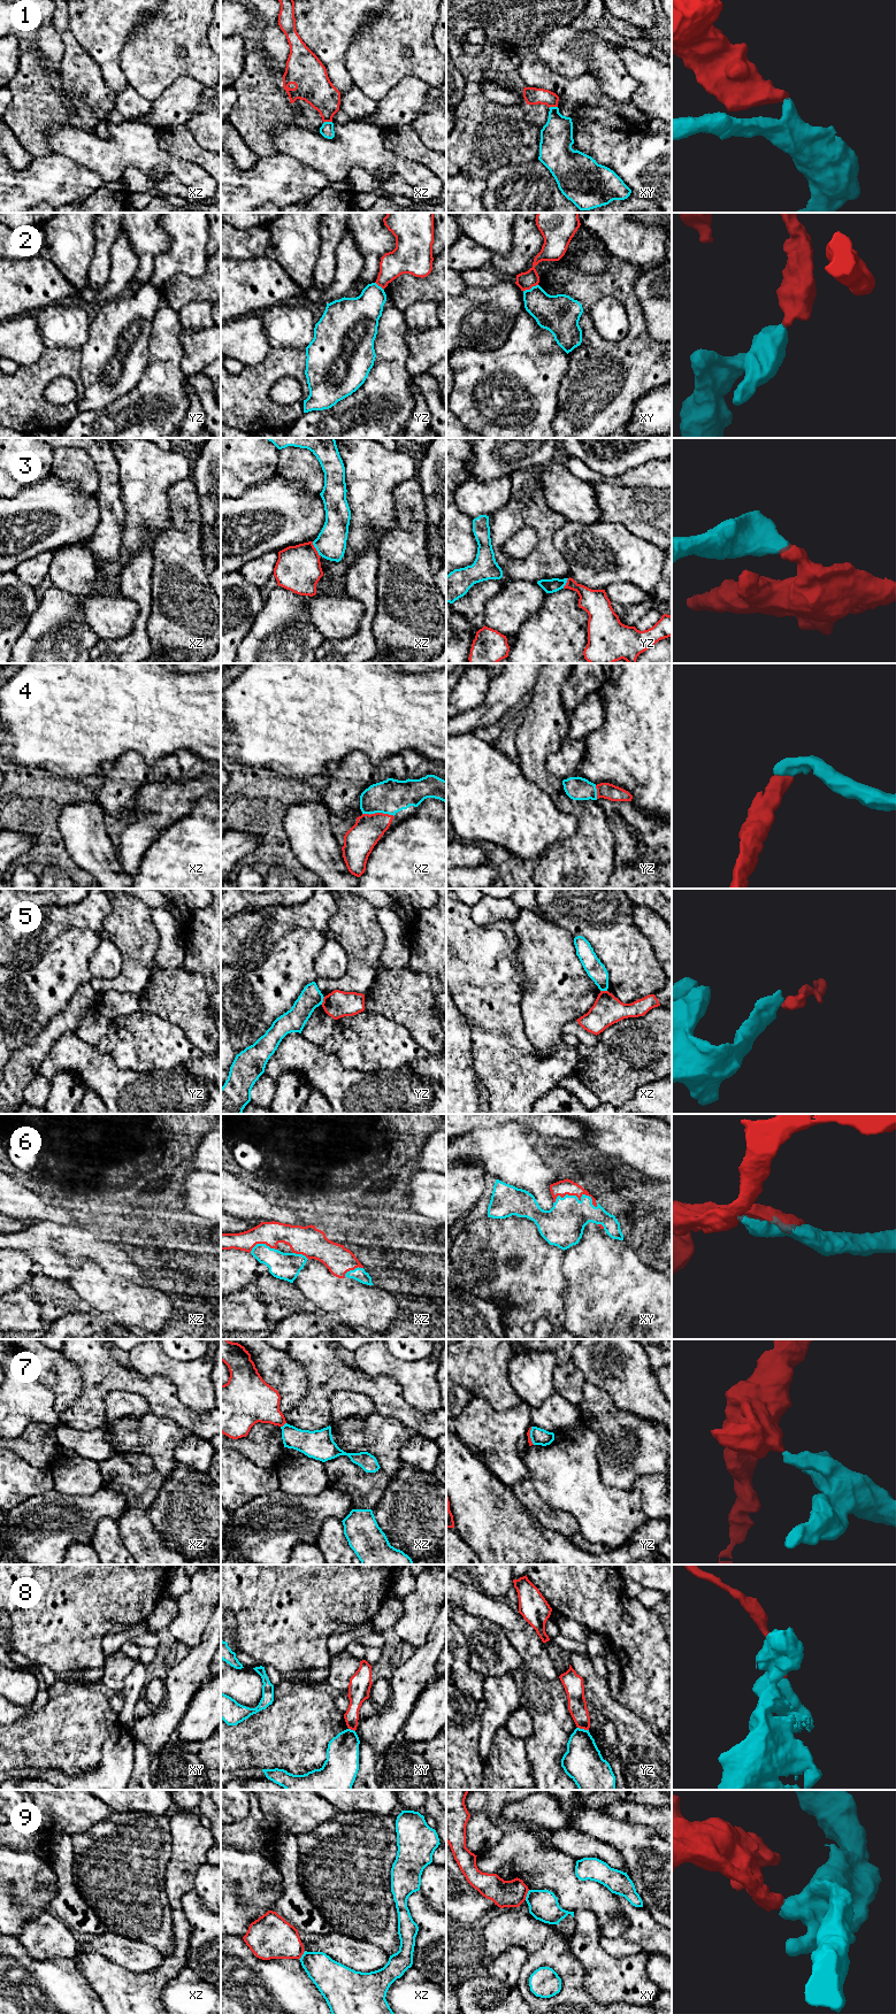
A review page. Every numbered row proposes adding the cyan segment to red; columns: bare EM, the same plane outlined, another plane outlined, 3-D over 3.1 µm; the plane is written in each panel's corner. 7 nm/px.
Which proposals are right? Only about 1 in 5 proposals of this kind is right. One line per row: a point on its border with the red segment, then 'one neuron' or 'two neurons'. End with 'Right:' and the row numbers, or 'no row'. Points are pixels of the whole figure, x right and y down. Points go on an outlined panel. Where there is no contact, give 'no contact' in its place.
1: xz (327, 121) | two neurons
2: xy (530, 287) | two neurons
3: xz (315, 548) | two neurons
4: xz (378, 813) | one neuron
5: yz (323, 1000) | two neurons
6: xy (576, 1196) | one neuron
7: xz (283, 1424) | two neurons
8: yz (583, 1728) | two neurons
9: xy (526, 1895) | two neurons
Right: 4, 6

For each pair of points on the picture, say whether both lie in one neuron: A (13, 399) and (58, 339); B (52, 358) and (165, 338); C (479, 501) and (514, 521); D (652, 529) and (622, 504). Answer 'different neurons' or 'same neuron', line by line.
A: different neurons
B: different neurons
C: different neurons
D: same neuron

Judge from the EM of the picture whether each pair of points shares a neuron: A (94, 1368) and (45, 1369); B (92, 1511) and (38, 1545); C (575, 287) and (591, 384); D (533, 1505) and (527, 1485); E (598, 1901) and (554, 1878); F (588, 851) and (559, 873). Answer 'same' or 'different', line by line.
A: different
B: same
C: same
D: same
E: same
F: same

